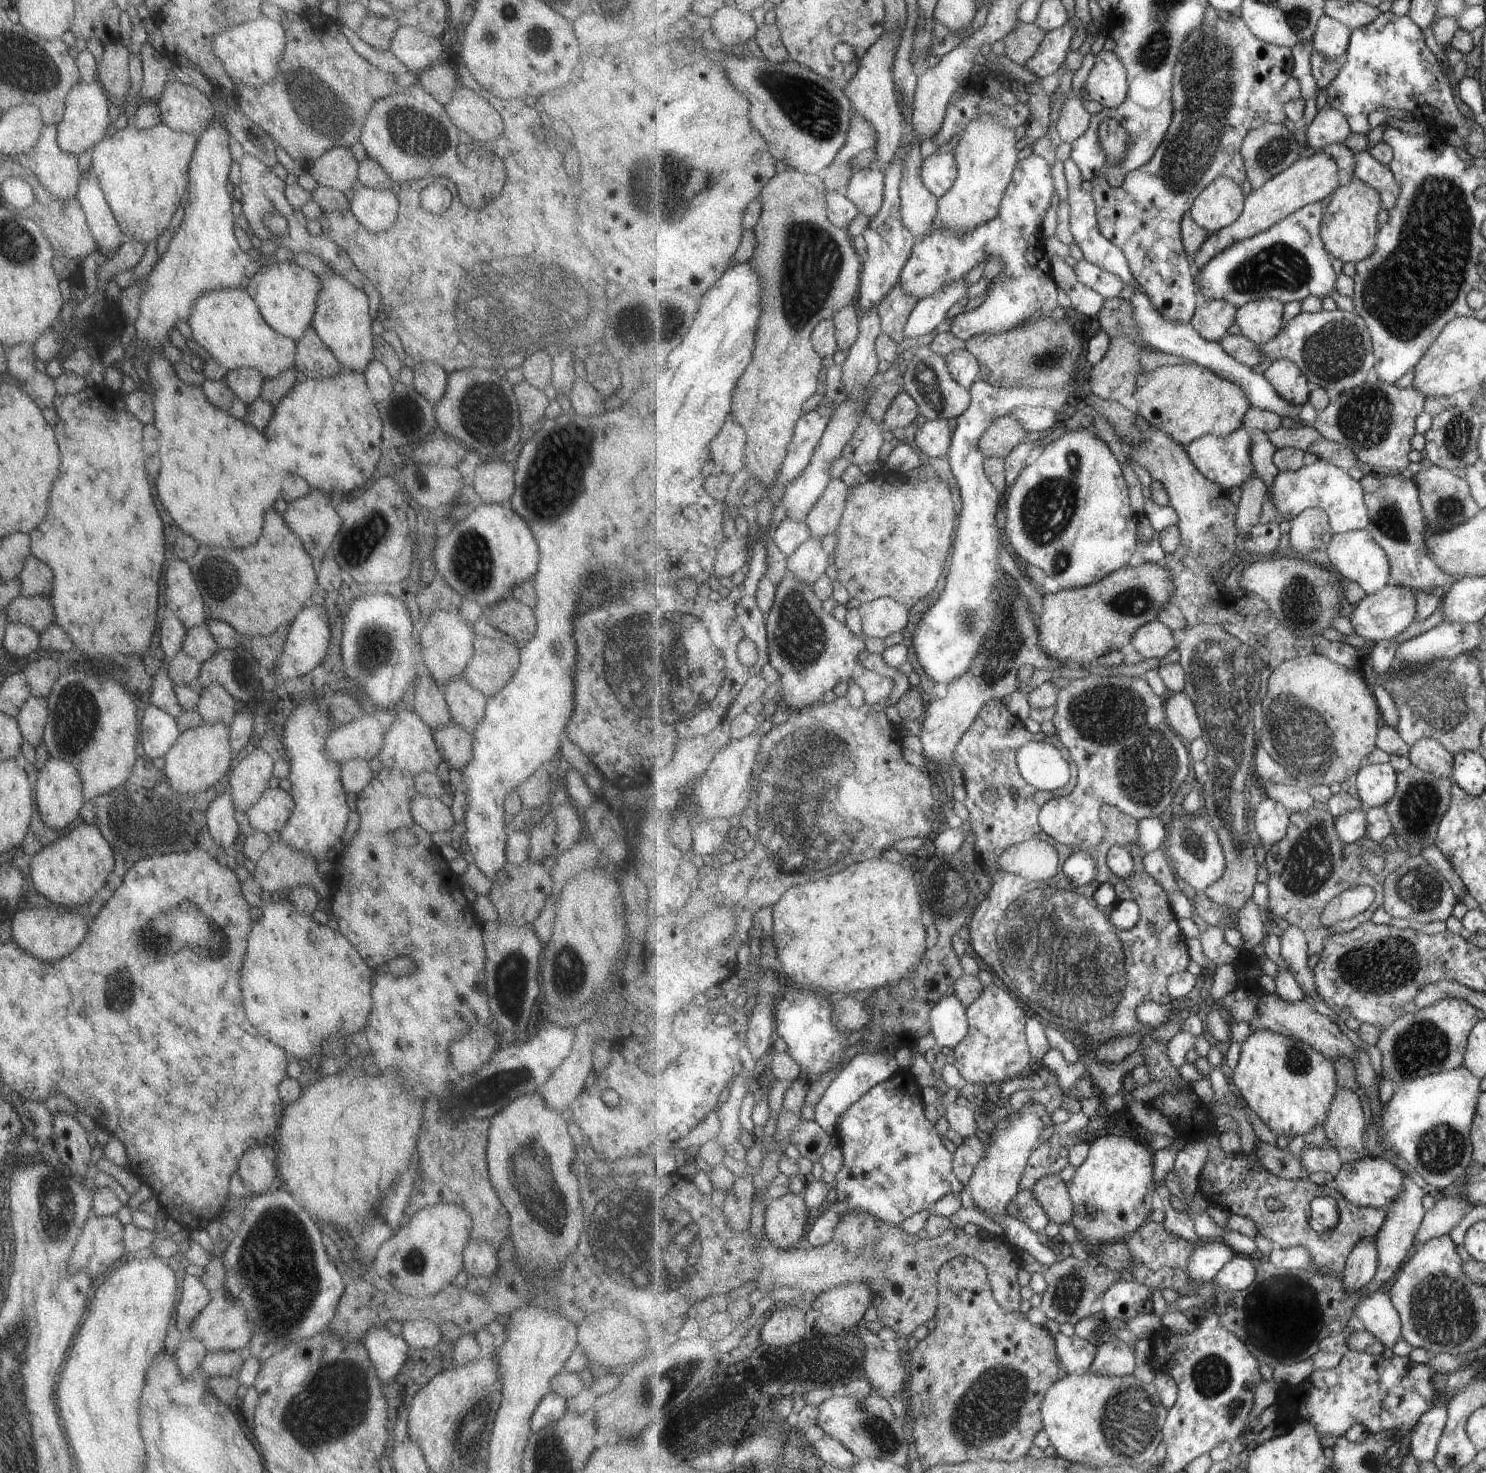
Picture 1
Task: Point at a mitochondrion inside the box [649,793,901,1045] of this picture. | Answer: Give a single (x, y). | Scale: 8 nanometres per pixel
(771, 838)

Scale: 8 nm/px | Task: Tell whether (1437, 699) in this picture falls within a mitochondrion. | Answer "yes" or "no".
yes

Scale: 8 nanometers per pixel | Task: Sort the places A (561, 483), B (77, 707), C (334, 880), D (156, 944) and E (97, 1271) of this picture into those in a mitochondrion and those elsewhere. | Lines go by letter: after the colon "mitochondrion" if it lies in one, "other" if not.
A: mitochondrion
B: mitochondrion
C: other
D: mitochondrion
E: other

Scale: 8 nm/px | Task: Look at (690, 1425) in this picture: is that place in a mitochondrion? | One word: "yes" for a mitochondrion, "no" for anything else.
yes

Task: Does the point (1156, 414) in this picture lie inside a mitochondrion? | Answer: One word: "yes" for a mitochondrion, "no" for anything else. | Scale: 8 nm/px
no

